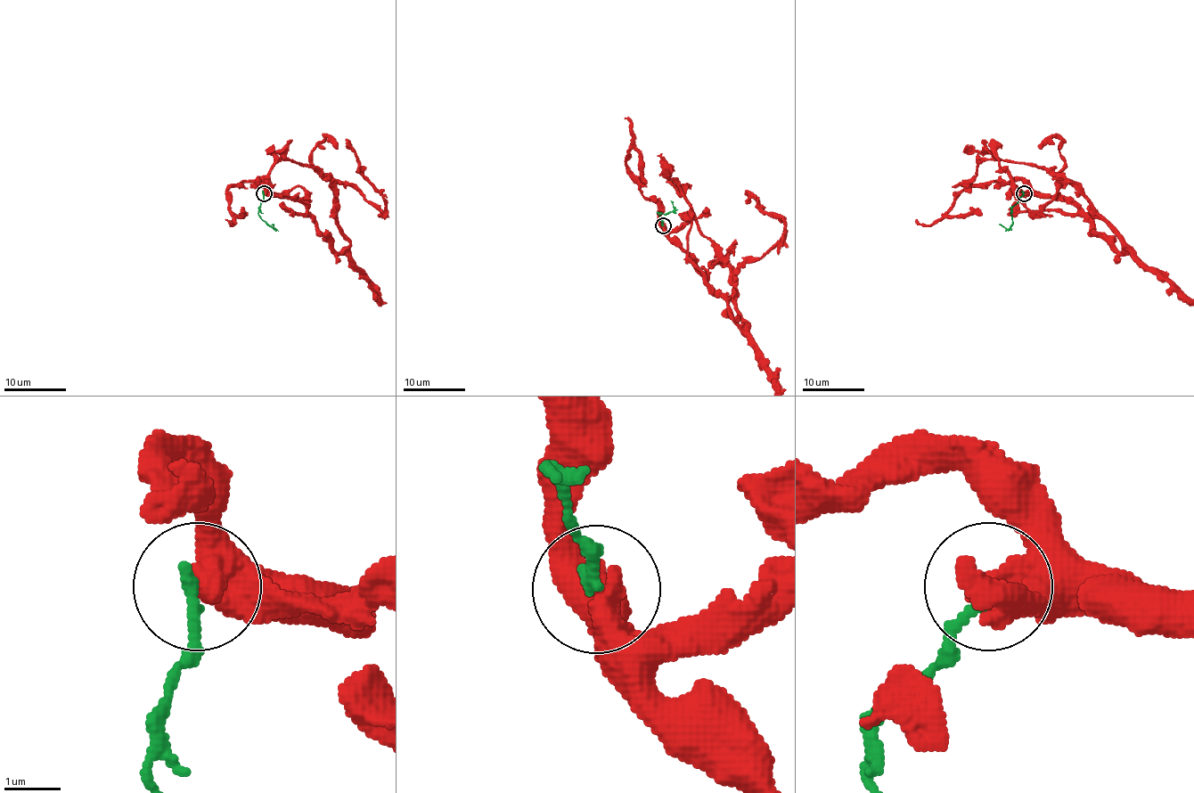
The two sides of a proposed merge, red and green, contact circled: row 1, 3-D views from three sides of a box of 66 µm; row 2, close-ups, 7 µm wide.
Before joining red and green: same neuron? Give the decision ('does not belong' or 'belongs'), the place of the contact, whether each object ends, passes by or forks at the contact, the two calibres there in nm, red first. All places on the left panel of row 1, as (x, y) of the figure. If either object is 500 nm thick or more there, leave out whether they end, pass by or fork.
does not belong; place (264, 193); calibres 600 and 240 nm

